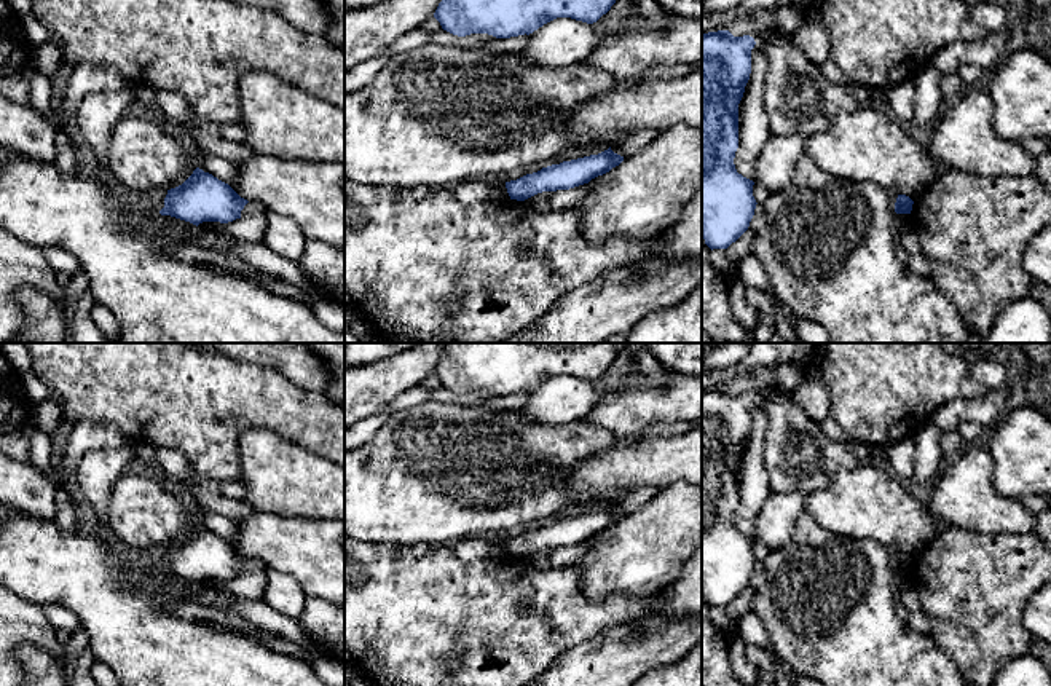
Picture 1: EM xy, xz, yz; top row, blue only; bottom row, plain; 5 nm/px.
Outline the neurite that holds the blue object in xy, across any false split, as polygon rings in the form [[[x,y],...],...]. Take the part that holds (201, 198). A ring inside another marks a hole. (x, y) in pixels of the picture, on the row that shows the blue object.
[[[196,168],[182,185],[167,190],[159,214],[196,227],[203,222],[228,223],[241,219],[247,203],[228,183]]]

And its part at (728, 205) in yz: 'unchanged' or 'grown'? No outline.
unchanged

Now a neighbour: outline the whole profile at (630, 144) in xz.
[[[644,129],[640,132],[628,134],[617,142],[611,144],[611,150],[624,158],[636,153],[643,147],[649,145],[651,142],[655,140],[657,131],[652,129]]]

